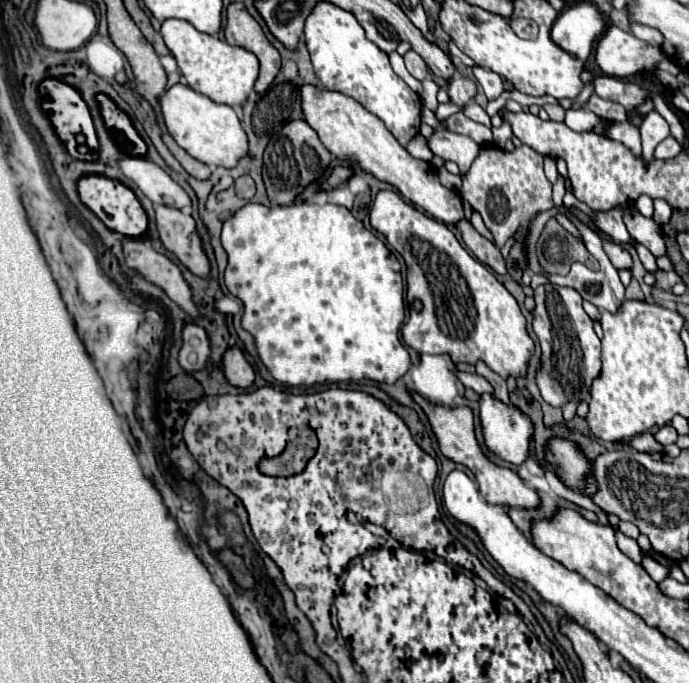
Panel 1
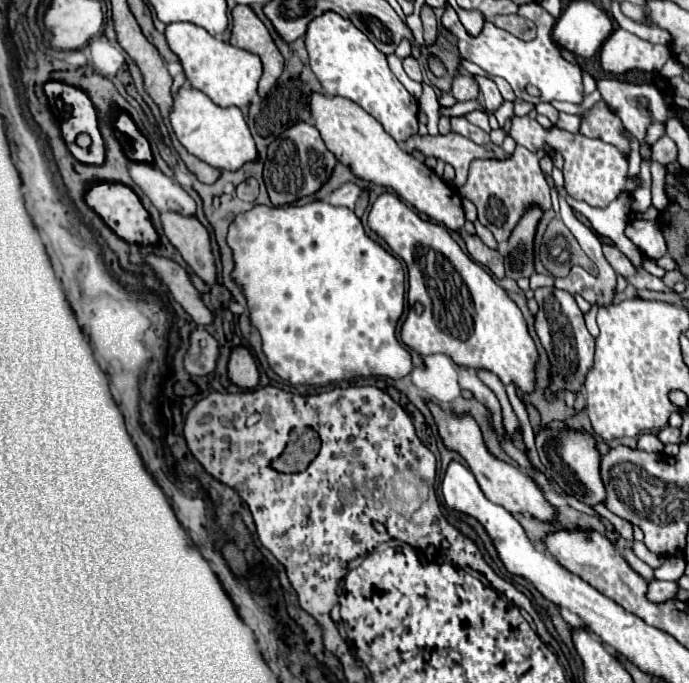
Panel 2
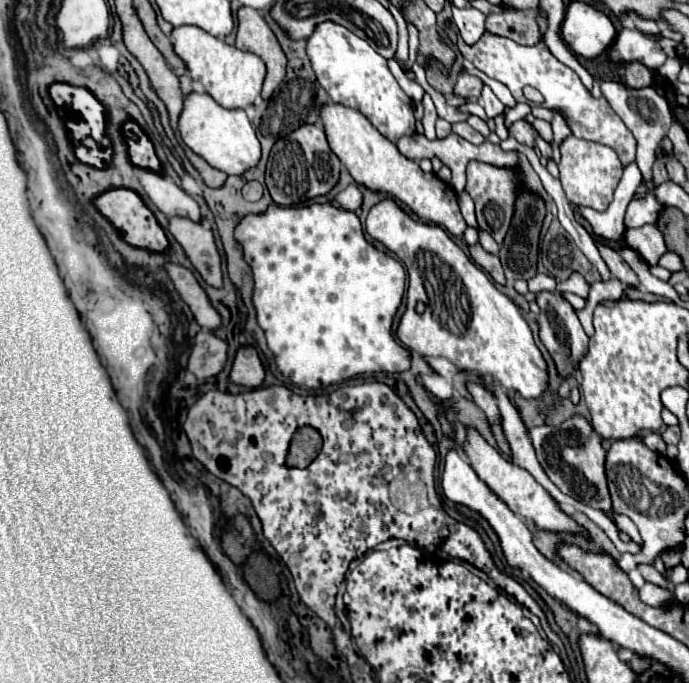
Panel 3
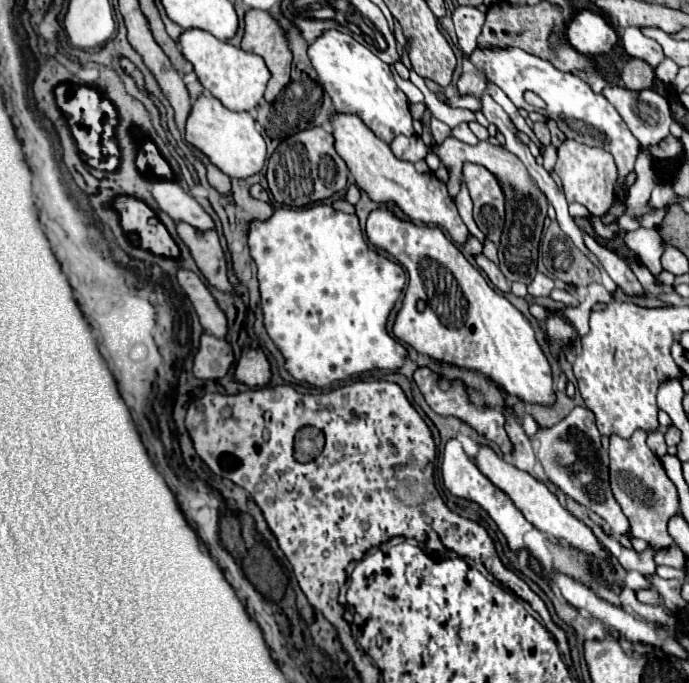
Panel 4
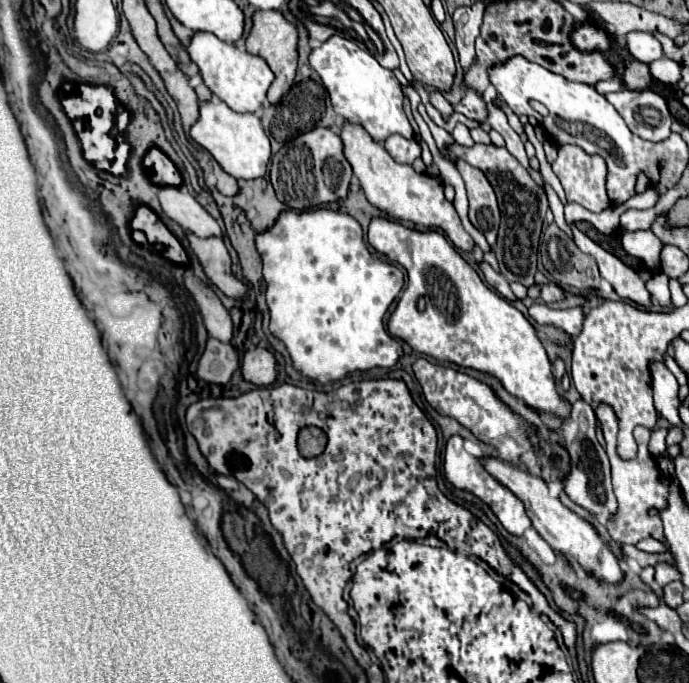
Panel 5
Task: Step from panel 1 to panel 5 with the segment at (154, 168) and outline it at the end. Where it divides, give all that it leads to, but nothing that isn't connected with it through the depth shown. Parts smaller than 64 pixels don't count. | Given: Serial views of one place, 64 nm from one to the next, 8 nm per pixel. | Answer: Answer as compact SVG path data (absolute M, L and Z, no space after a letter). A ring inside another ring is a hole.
M160 188L158 198L164 214L184 230L202 238L222 236L218 222L196 202L196 198L186 188Z

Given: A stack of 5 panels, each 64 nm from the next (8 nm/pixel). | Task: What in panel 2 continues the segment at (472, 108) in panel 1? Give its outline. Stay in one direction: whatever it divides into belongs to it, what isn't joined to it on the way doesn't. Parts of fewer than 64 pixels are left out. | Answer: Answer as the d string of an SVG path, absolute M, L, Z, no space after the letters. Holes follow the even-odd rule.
M470 112L470 114L466 114L466 120L468 122L472 122L474 126L478 126L478 128L482 128L484 132L490 132L490 126L488 126L488 116L484 114L484 112Z

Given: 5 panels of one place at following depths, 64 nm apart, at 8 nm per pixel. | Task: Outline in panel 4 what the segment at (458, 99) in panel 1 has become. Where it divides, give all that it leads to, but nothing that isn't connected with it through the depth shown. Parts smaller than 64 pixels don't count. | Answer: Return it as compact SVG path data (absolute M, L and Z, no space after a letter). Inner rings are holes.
M474 70L474 72L464 72L462 78L458 80L458 90L460 94L472 94L472 96L482 96L484 90L486 90L486 76L484 72L480 70Z

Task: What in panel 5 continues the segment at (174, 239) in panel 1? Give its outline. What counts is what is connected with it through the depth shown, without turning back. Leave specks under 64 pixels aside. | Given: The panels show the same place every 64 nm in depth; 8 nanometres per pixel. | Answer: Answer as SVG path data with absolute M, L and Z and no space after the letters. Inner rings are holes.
M188 234L190 248L198 256L206 276L216 284L228 298L244 300L248 296L248 286L238 280L232 272L232 260L222 238L196 238Z

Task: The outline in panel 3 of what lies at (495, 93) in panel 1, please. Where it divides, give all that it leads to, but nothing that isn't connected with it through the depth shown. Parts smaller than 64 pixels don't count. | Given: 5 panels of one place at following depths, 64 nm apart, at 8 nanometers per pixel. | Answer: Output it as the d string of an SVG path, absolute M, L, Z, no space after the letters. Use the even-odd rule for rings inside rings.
M484 86L484 90L482 90L482 96L480 96L480 106L486 110L486 116L488 118L496 118L496 116L500 116L500 114L504 114L504 104L492 94L492 90L488 88L488 86Z

